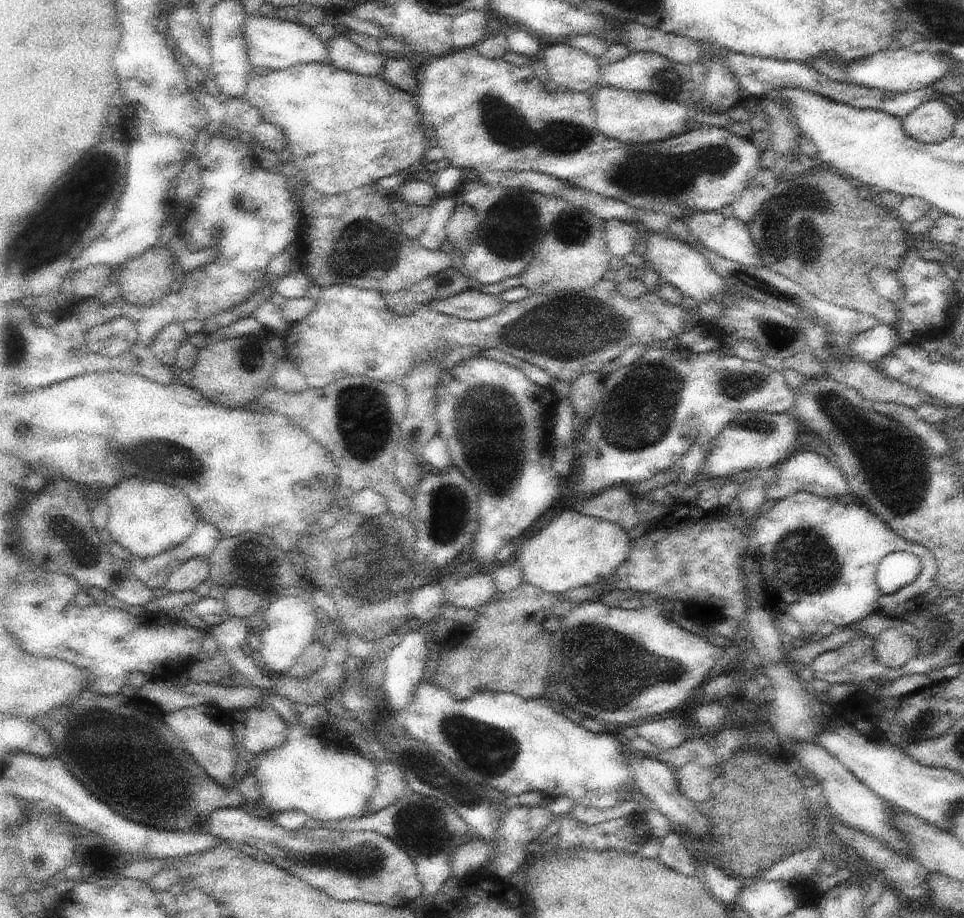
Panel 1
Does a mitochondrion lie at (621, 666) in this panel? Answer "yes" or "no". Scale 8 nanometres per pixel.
yes

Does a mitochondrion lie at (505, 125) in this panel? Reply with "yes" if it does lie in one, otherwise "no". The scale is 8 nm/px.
yes

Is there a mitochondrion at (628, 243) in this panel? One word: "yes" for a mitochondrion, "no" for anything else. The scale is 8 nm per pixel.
no

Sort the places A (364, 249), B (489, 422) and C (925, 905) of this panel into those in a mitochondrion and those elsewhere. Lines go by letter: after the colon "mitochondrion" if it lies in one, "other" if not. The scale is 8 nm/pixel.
A: mitochondrion
B: mitochondrion
C: other

